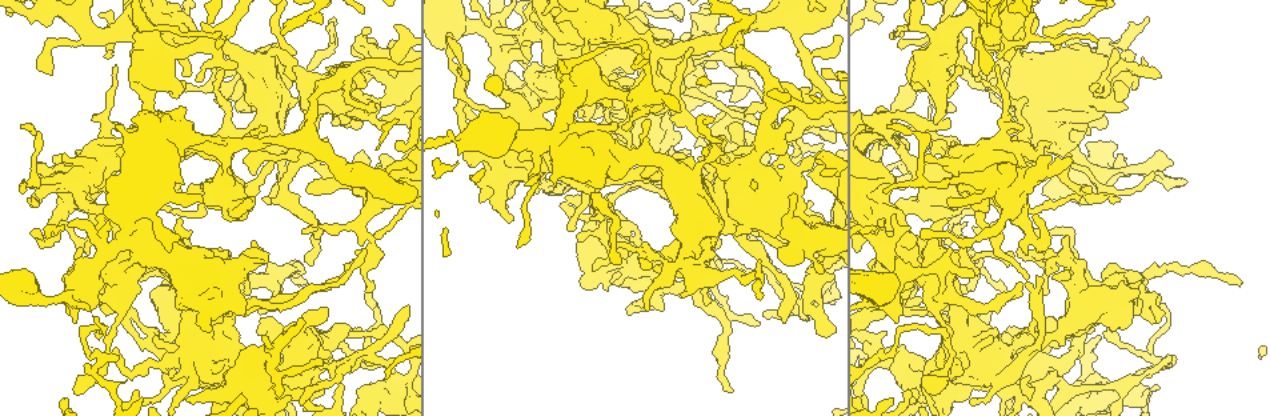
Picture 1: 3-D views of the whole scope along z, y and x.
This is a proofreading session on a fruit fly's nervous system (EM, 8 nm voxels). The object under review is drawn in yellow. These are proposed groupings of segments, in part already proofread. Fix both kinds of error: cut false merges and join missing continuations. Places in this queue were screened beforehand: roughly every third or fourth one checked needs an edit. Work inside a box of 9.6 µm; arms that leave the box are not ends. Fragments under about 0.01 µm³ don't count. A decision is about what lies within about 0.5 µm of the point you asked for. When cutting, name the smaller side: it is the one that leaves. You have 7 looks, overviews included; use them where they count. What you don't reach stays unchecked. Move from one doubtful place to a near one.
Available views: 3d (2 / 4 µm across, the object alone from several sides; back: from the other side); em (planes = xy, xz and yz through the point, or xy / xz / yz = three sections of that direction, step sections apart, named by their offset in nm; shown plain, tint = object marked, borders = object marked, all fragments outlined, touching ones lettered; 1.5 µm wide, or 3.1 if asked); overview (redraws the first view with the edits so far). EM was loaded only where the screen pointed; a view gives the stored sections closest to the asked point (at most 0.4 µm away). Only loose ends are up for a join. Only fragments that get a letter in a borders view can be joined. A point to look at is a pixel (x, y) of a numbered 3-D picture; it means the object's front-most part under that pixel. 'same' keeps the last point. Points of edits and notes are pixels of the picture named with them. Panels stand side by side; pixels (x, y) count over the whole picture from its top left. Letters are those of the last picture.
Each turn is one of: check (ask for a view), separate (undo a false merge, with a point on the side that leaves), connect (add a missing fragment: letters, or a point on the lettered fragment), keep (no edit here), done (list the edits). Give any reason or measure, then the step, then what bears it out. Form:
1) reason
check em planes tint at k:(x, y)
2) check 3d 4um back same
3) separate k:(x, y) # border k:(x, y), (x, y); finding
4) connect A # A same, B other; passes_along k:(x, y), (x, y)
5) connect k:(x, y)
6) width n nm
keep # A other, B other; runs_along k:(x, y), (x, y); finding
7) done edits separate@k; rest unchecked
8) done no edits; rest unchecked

thick turns thin
check 3d 4um at 1:(946, 323)

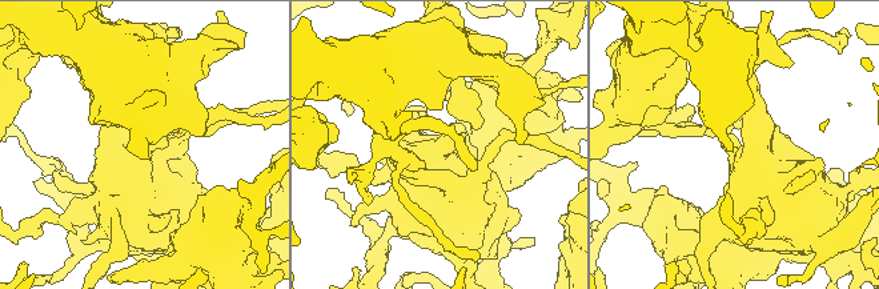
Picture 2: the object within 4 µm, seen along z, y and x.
check em planes borders at 2:(736, 149)

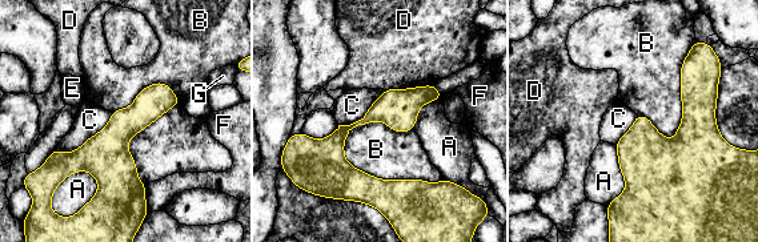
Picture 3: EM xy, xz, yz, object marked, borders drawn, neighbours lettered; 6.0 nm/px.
width 110 nm
keep # A other, B other, C other, D other, E other, F other, G other; runs_along 3:(430, 88), (337, 138), (337, 164), (375, 201); all the same neuron

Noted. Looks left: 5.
an open end
check 3d 4um at 1:(944, 349)

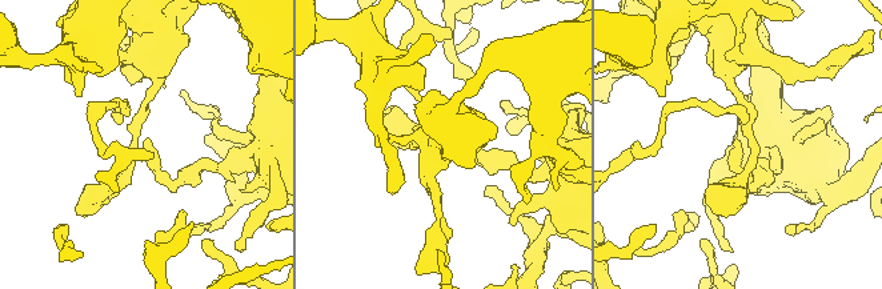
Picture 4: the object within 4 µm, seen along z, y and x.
check em planes borders at 4:(145, 141)

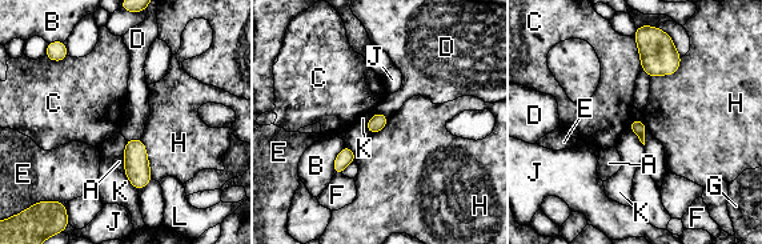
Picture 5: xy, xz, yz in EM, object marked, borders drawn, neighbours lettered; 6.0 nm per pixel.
keep # A other, B other, C other, D other, E other, F other, G other, H other, J other, K other, L other; border 5:(633, 38), (641, 67); no lettered fragment goes on from it

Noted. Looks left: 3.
branch stops here
check 3d 2um back at 1:(180, 219)

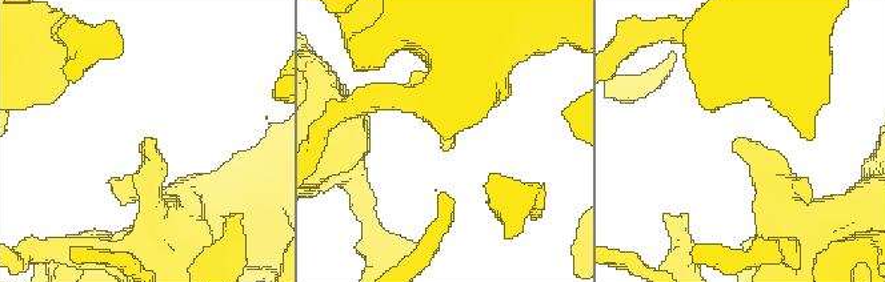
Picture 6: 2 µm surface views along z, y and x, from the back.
check em xy step 8 borders at 6:(153, 140)

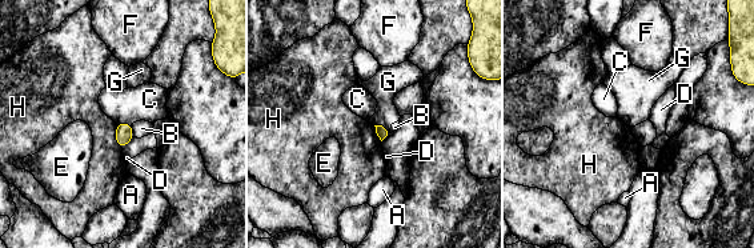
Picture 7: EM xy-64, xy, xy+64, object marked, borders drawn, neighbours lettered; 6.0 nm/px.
check em planes borders same

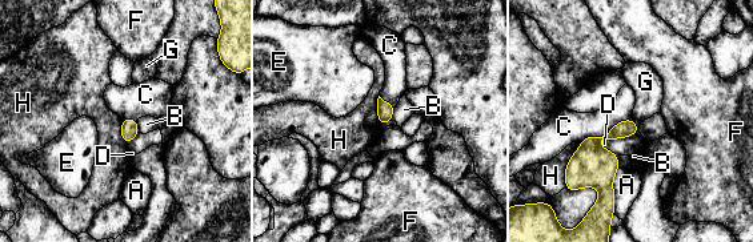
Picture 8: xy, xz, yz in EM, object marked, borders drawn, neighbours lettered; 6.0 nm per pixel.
keep # A other, B other, C other, D other, E other, F other, G other, H other; none of them fits

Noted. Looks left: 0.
done no edits; rest unchecked

